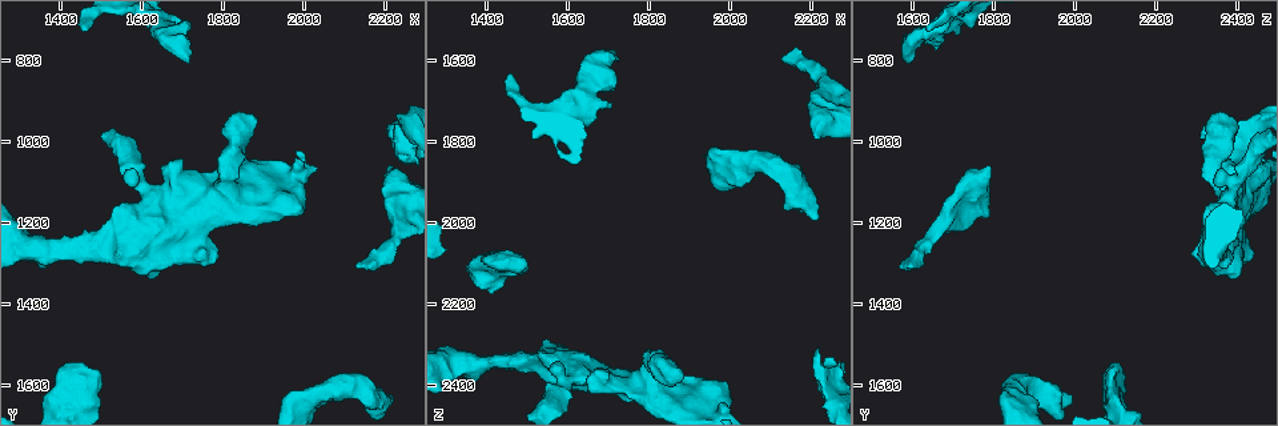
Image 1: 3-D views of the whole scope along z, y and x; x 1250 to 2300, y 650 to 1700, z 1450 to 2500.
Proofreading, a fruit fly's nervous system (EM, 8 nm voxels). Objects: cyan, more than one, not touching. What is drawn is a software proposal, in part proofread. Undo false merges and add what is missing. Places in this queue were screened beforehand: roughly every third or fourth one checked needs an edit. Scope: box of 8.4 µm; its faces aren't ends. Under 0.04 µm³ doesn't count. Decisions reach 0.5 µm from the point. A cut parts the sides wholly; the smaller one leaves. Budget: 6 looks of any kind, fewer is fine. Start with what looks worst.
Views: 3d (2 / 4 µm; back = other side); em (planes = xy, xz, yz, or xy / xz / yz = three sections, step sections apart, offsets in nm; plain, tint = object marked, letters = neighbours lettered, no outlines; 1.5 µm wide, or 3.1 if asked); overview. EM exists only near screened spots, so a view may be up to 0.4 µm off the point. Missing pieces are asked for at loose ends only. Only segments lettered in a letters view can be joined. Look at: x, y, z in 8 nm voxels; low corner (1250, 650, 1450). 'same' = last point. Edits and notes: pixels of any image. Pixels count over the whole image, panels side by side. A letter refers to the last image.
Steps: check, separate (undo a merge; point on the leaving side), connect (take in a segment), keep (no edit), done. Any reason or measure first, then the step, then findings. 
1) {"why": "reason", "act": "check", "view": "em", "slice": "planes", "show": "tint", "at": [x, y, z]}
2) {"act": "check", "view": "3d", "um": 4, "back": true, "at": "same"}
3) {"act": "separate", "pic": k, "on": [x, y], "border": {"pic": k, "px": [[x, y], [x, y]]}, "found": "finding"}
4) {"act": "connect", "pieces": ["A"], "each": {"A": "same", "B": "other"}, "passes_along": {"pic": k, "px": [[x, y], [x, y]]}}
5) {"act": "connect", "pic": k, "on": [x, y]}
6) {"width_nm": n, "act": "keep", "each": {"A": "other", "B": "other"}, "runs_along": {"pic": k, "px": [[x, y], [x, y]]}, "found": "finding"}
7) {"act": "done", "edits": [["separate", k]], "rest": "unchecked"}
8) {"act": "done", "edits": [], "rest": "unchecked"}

{"why": "free end", "act": "check", "view": "em", "slice": "planes", "show": "letters", "at": [2125, 1310, 1595]}

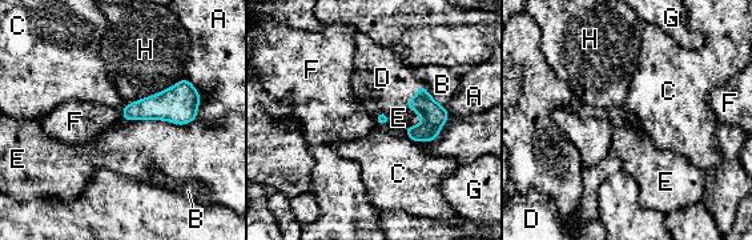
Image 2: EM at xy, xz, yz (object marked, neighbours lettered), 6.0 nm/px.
{"act": "connect", "pieces": ["D"], "each": {"A": "other", "B": "other", "C": "other", "D": "same", "E": "other", "F": "other", "G": "other", "H": "other"}, "passes_along": {"pic": 2, "px": [[434, 116], [415, 95], [382, 78]]}, "found": "it goes on there"}

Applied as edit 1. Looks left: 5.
{"why": "thick end", "act": "check", "view": "3d", "um": 4, "back": true, "at": [2215, 1060, 1785]}

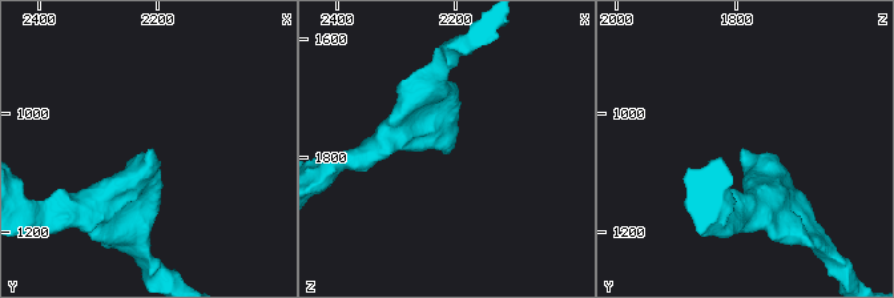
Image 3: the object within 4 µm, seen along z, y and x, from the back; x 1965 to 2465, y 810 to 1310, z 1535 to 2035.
{"act": "check", "view": "em", "slice": "planes", "show": "letters", "at": [2215, 1055, 1790]}

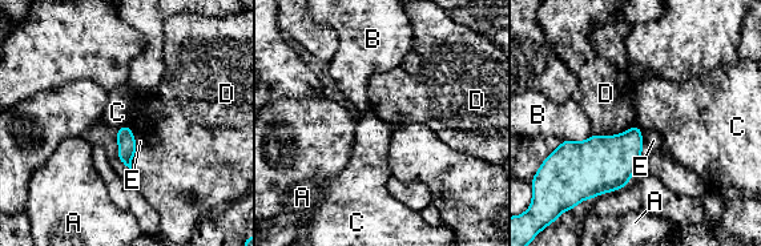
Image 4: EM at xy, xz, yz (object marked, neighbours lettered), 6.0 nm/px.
{"longest_contact_nm": ["D", 260], "act": "keep", "each": {"A": "other", "B": "other", "C": "other", "D": "other", "E": "other"}, "found": "none of them fits"}

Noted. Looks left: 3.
{"why": "thick turns thin", "act": "check", "view": "3d", "um": 4, "back": true, "at": [1615, 1185, 2365]}

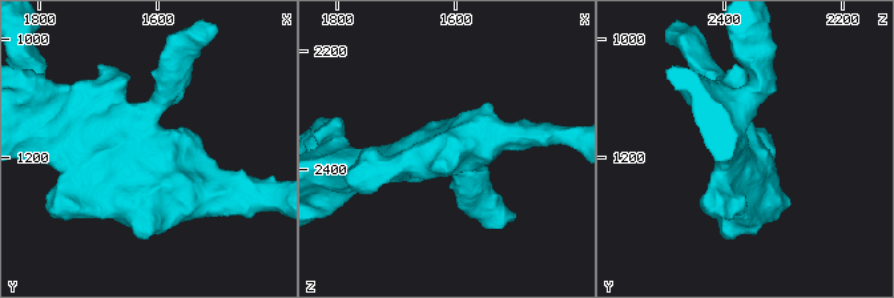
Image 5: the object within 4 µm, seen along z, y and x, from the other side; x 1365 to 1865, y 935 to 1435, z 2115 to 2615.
{"act": "check", "view": "em", "slice": "planes", "show": "letters", "at": "same"}

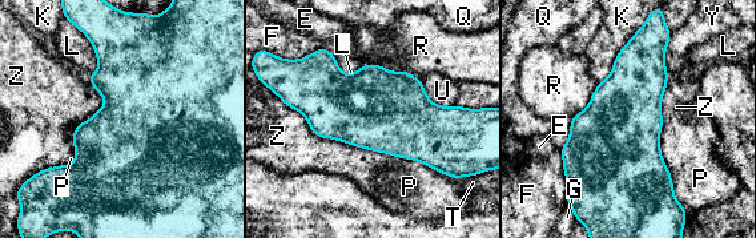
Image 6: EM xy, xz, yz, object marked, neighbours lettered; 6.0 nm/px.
{"act": "keep", "each": {"E": "other", "F": "other", "G": "other", "K": "other", "L": "other", "P": "other", "Q": "other", "R": "other", "T": "other", "U": "other", "Y": "other", "Z": "other"}, "border": {"pic": 6, "px": [[282, 100], [316, 134], [368, 149]]}, "found": "one neuron here"}

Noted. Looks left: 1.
{"act": "done", "edits": [["connect", 2]], "rest": "unchecked"}

